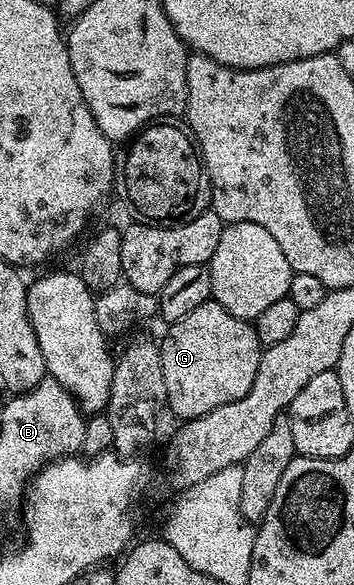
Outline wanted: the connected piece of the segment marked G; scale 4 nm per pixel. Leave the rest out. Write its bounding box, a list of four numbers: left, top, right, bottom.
[159,301,261,420]

